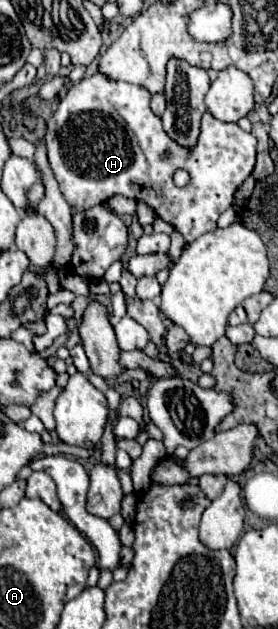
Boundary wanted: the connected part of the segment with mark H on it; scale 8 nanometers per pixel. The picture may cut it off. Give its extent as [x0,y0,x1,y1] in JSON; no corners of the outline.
[44,73,256,243]

